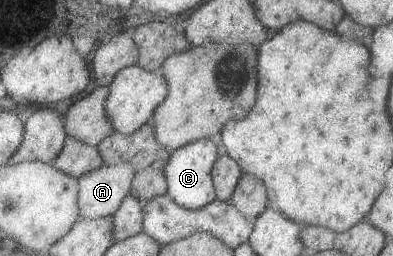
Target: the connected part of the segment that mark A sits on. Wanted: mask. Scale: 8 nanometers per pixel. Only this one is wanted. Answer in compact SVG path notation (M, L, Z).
M121 163L117 166L103 165L99 170L88 172L79 178L80 182L80 218L97 220L105 217L112 217L120 208L121 204L130 194L135 180L135 167L129 163Z

